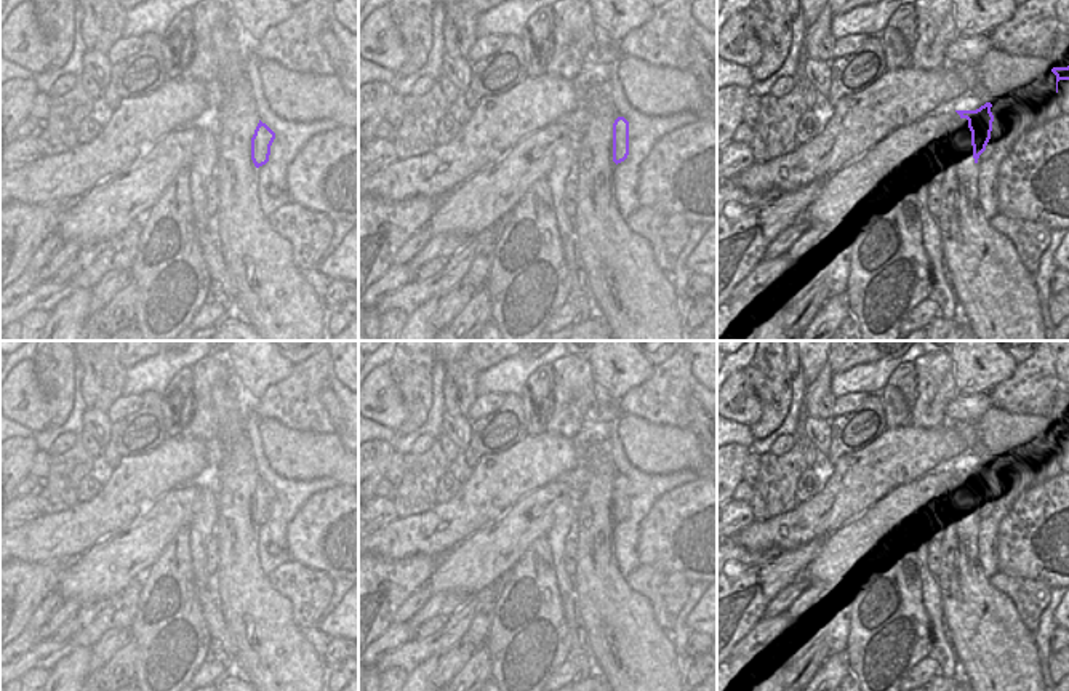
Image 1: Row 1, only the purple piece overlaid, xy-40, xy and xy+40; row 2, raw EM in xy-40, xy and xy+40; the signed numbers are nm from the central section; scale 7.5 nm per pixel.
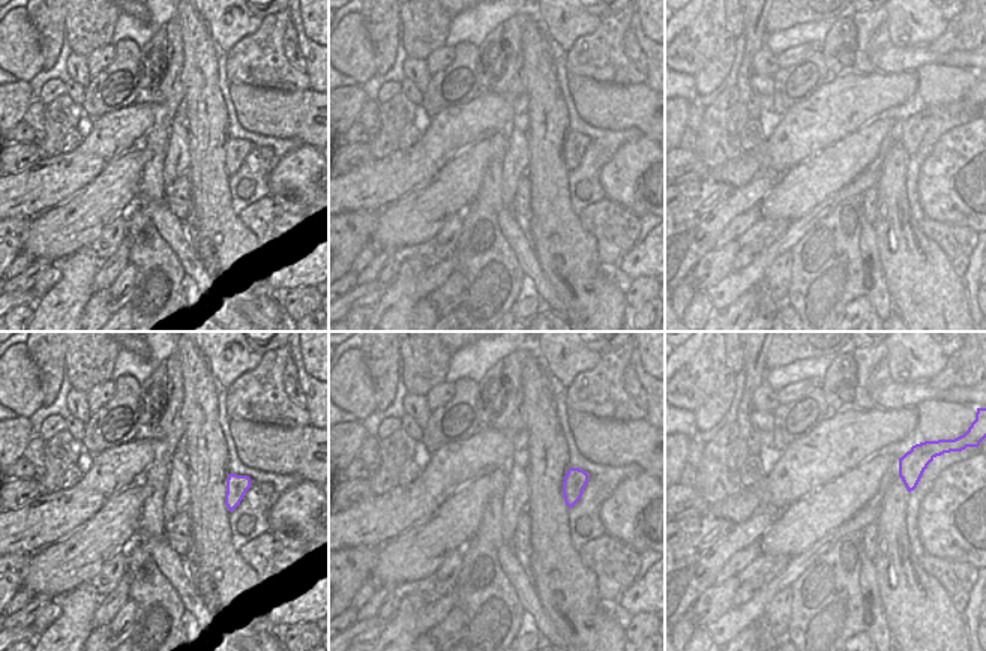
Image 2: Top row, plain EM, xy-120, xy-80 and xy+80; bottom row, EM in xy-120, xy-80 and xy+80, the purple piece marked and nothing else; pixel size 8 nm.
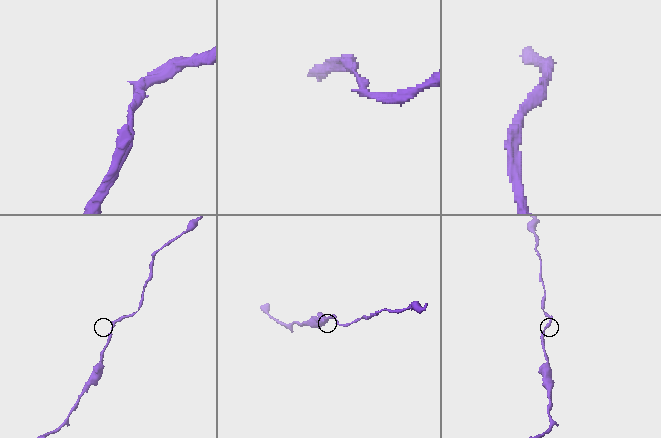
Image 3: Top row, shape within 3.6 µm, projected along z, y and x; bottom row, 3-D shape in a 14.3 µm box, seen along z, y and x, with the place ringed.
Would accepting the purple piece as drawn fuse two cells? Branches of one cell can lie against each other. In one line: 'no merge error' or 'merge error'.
no merge error

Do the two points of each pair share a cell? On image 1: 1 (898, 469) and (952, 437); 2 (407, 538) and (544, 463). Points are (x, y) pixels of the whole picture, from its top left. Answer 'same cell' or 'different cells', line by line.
1: same cell
2: same cell

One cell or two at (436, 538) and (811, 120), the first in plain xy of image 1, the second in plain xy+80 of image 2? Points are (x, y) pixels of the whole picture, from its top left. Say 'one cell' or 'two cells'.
one cell

